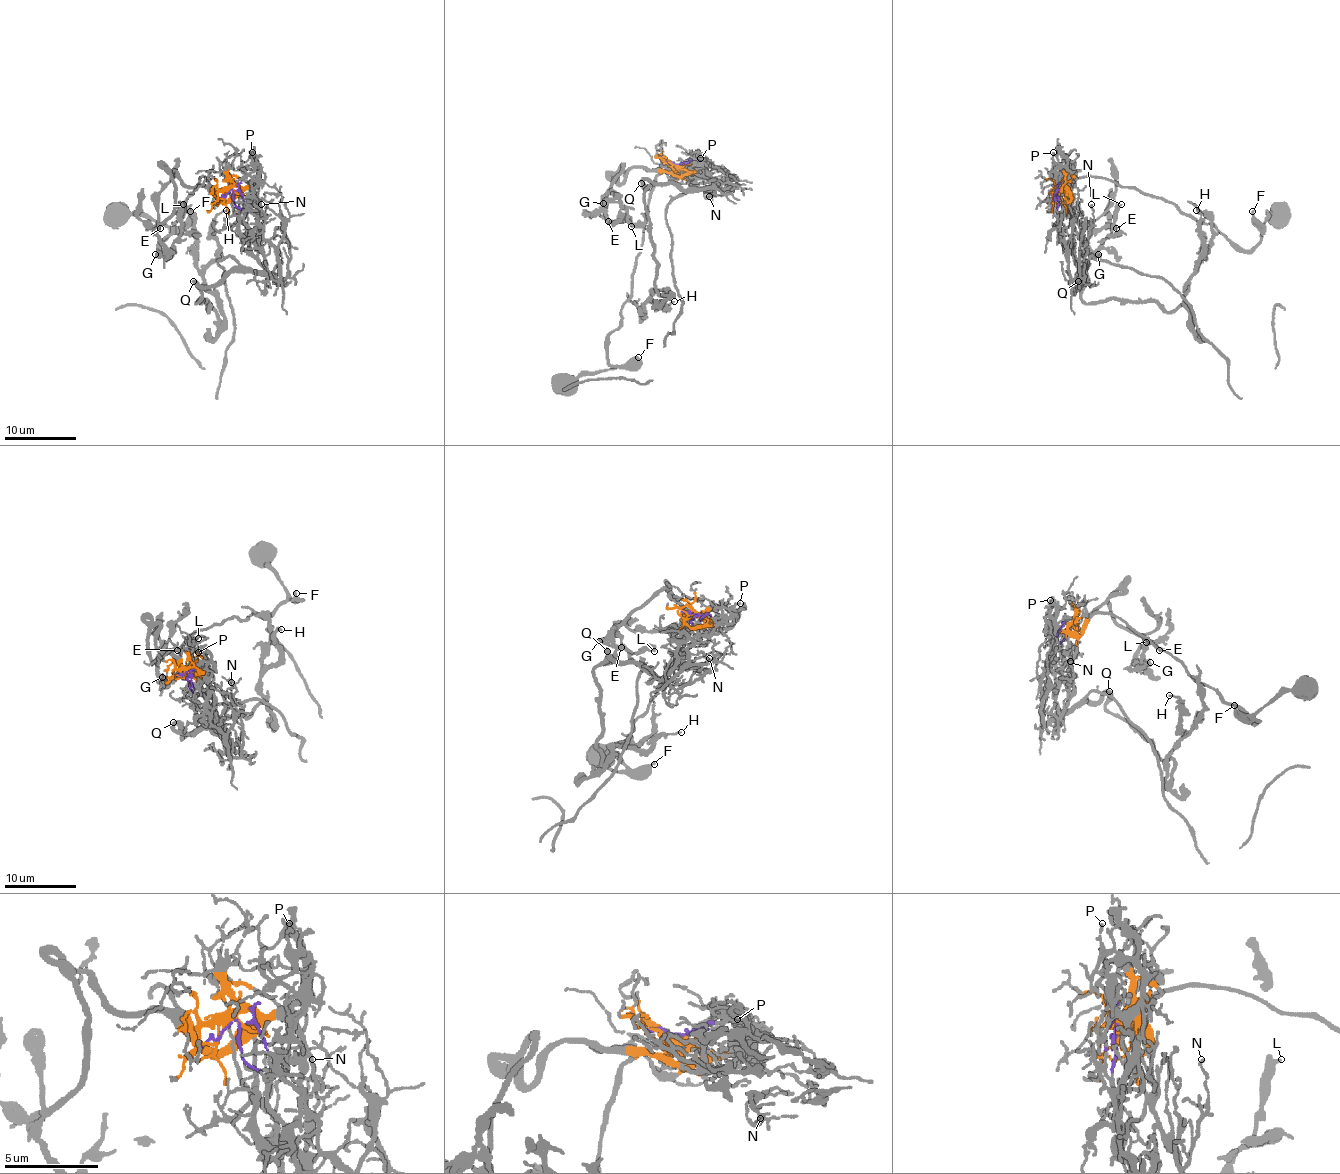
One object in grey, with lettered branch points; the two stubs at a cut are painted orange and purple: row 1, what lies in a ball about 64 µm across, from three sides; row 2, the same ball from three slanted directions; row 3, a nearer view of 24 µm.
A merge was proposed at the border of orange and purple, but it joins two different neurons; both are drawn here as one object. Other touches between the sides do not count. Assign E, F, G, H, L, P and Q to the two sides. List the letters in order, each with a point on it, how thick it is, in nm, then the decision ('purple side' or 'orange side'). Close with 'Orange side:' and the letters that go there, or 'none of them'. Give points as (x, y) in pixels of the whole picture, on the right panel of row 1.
E: at (1116, 228); 160 nm thick; orange side
F: at (1252, 211); 220 nm thick; orange side
G: at (1098, 254); 600 nm thick; orange side
H: at (1196, 210); 130 nm thick; purple side
L: at (1121, 204); 360 nm thick; orange side
P: at (1053, 152); 150 nm thick; orange side
Q: at (1078, 281); 380 nm thick; purple side
Orange side: E, F, G, L, P

